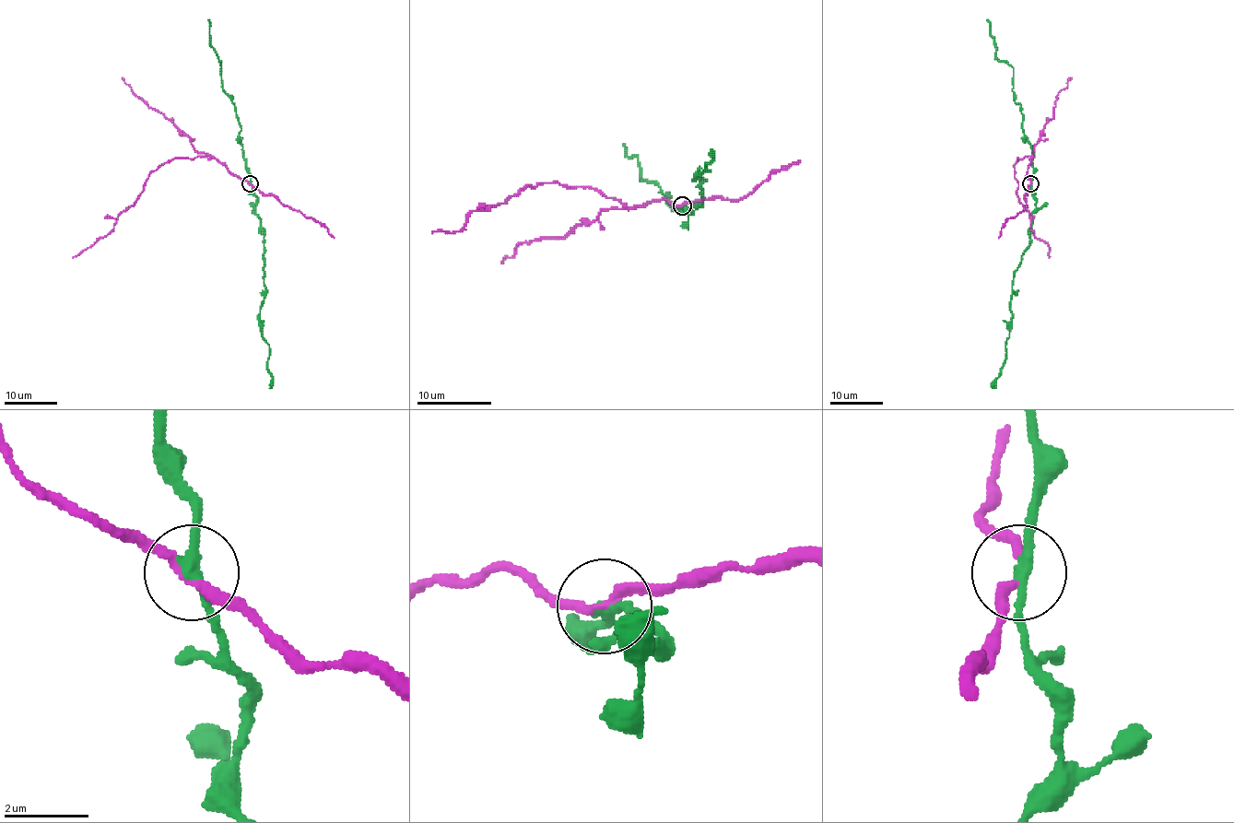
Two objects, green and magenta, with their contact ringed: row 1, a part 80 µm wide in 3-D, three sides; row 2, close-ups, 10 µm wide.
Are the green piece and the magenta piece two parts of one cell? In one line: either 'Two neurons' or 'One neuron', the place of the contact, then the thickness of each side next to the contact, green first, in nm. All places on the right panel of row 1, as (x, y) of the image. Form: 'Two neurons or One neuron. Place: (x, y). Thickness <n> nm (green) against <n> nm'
Two neurons. Place: (1030, 183). Thickness 240 nm (green) against 220 nm

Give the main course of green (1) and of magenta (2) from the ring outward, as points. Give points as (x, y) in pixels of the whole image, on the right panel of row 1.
1: (1030, 183), (1036, 198), (1030, 244), (1015, 273), (1006, 358), (992, 388)
2: (1030, 183), (1027, 176), (1031, 158), (1017, 158), (1017, 195), (1030, 216), (1034, 237), (1049, 246), (1049, 258)

